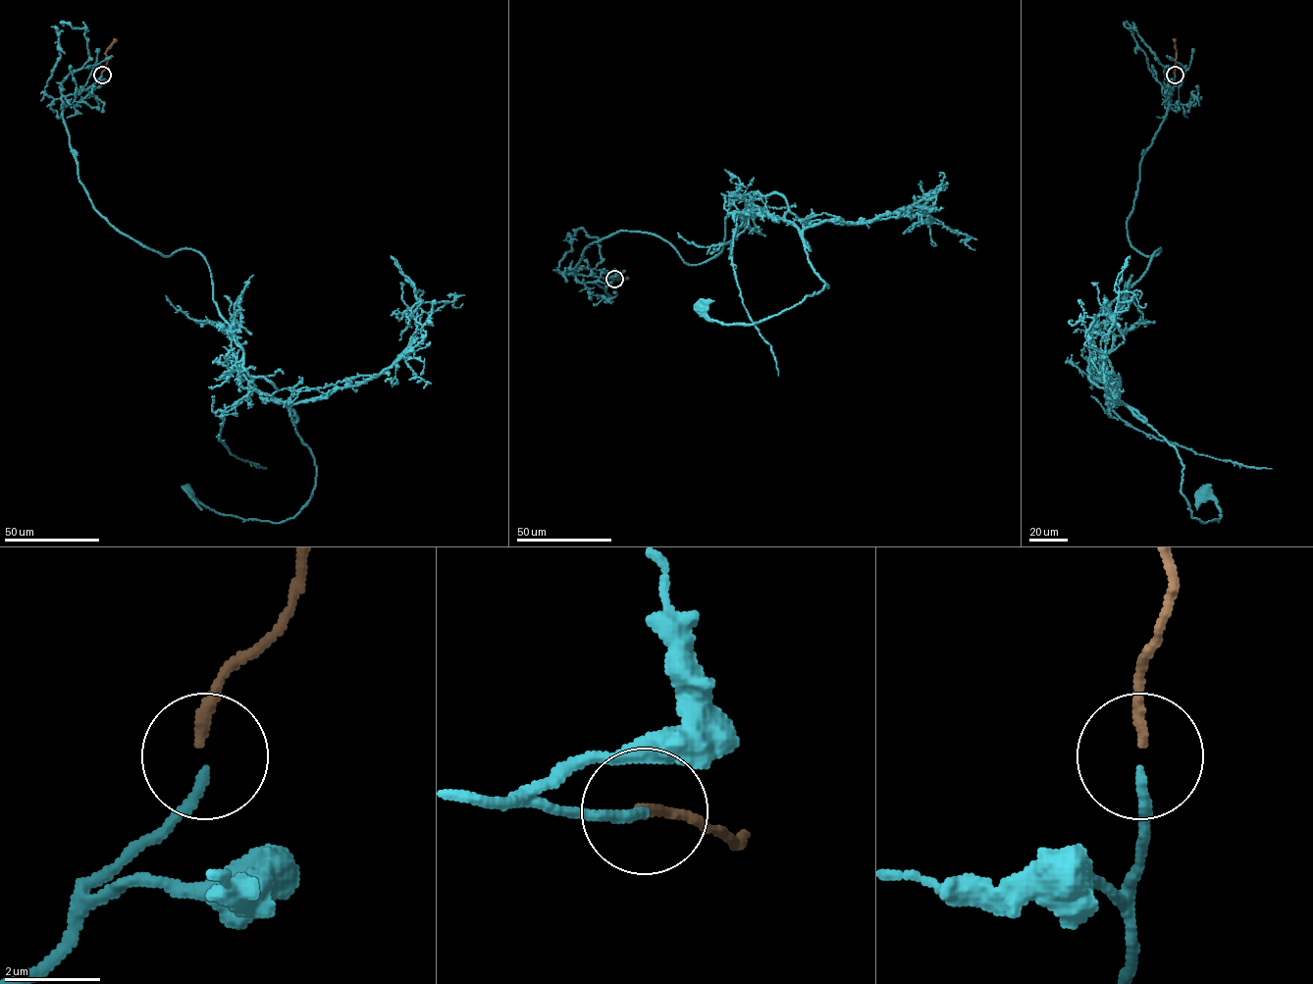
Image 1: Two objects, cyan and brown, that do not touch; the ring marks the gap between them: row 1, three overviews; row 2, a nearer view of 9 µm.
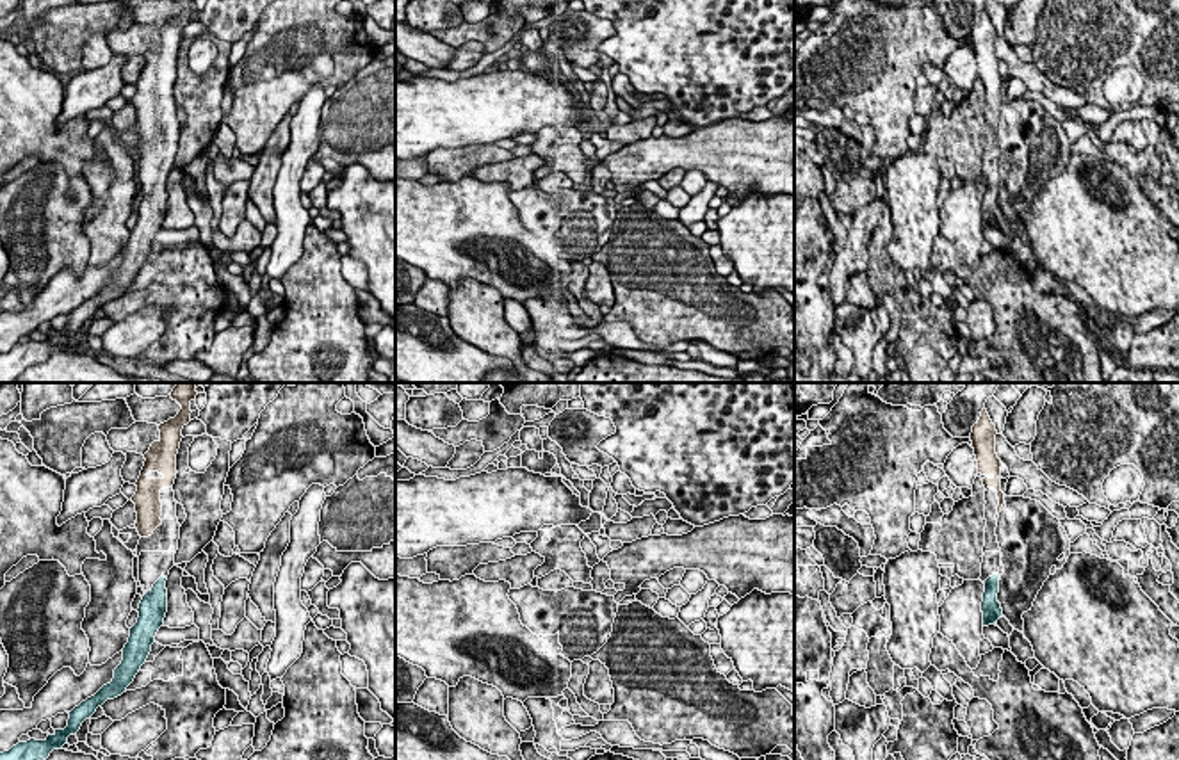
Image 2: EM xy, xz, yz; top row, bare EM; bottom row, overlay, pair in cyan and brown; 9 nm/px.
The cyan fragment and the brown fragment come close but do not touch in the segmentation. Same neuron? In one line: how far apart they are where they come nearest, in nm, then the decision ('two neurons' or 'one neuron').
380 nm | one neuron

